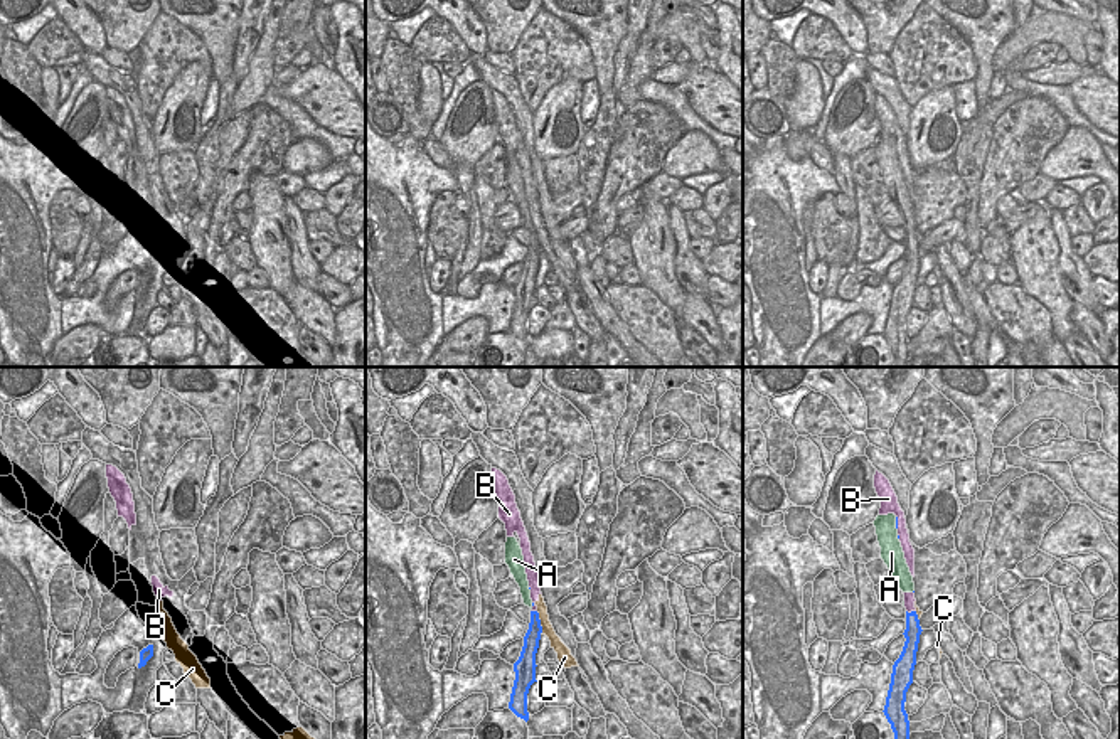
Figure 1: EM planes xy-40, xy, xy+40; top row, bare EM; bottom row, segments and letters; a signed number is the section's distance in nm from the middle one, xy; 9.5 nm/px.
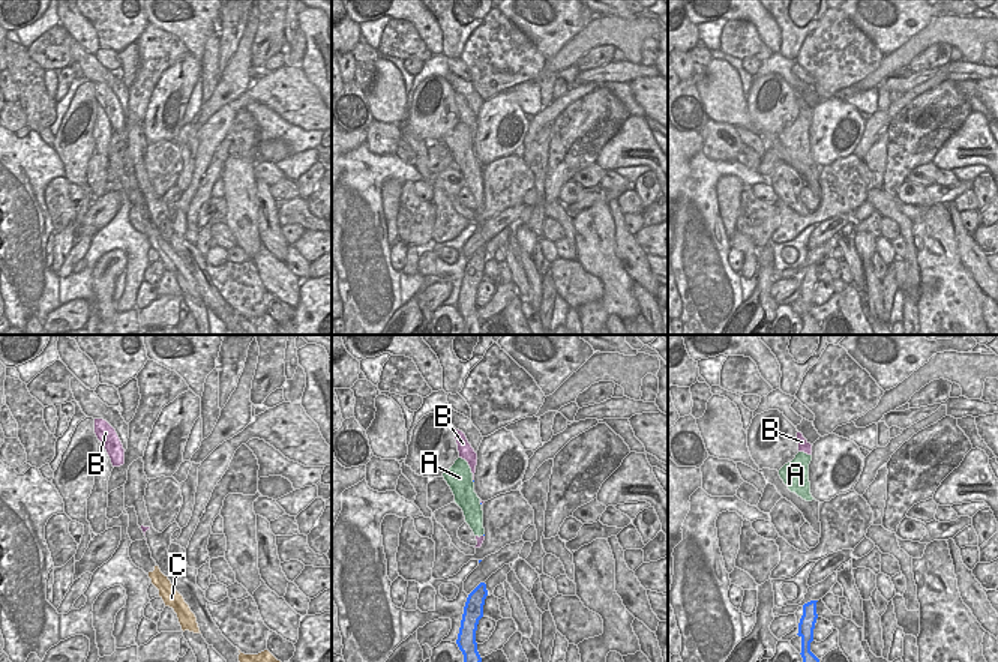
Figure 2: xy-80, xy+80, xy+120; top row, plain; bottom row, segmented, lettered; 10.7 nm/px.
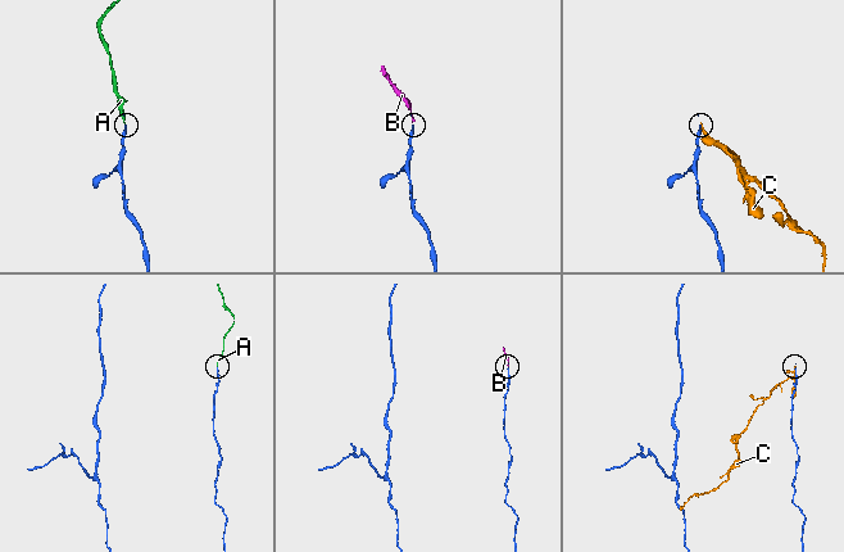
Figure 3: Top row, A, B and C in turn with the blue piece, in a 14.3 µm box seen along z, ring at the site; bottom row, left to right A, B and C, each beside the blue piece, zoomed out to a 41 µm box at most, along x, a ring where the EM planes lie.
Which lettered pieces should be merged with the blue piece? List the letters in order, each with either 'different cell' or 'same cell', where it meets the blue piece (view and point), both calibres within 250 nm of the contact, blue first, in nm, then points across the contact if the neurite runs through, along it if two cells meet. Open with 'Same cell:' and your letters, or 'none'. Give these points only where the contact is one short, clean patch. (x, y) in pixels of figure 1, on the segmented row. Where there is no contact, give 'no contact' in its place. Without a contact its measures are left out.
Same cell: A
A: same cell | xy+40 (896, 524) | 30/200 nm
B: different cell | xy+40 (912, 611) | 160/100 nm
C: different cell | xy (539, 622) | 160/120 nm | along xy (536, 611), (543, 632)

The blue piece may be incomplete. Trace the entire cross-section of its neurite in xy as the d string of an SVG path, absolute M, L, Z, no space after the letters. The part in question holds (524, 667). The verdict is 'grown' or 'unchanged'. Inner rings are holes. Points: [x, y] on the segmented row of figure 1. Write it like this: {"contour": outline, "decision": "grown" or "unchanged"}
{"contour": "M531 611L529 630L524 636L524 646L519 660L514 663L515 680L510 694L509 709L525 722L529 720L527 712L527 694L536 680L536 653L539 648L542 626L537 611Z", "decision": "unchanged"}

